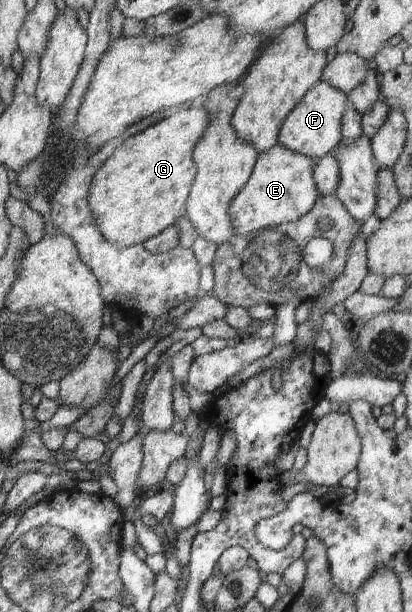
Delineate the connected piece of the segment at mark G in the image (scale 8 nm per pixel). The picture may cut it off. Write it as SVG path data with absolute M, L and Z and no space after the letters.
M190 105L181 106L173 116L117 145L113 154L95 172L88 191L88 204L96 218L96 226L107 241L129 247L142 244L168 227L177 226L178 218L187 214L186 203L197 171L192 158L193 148L209 122L209 114L202 106L198 109Z

